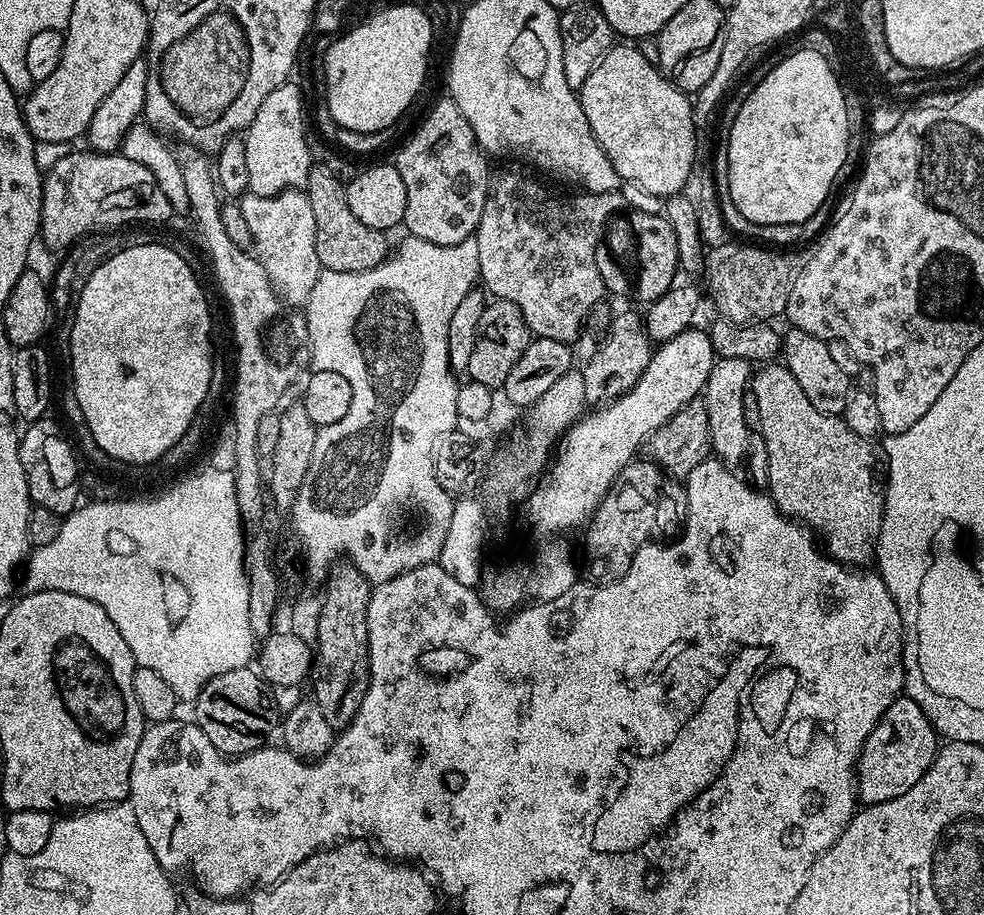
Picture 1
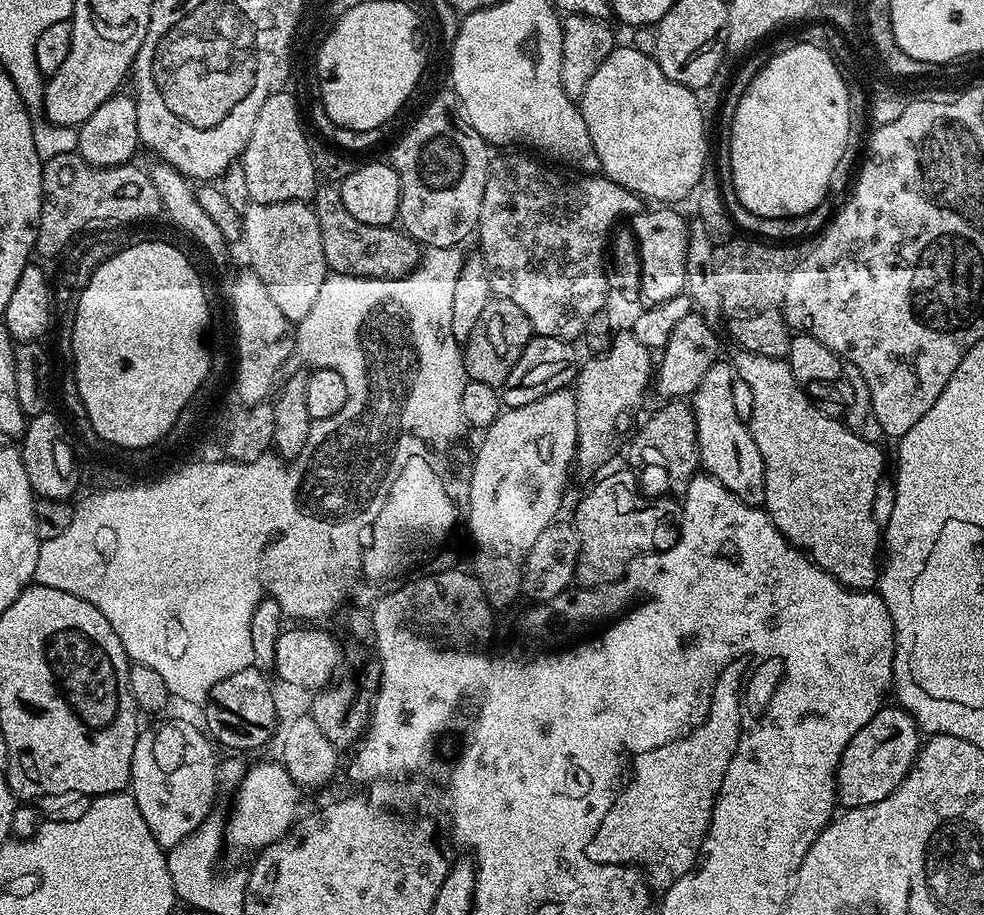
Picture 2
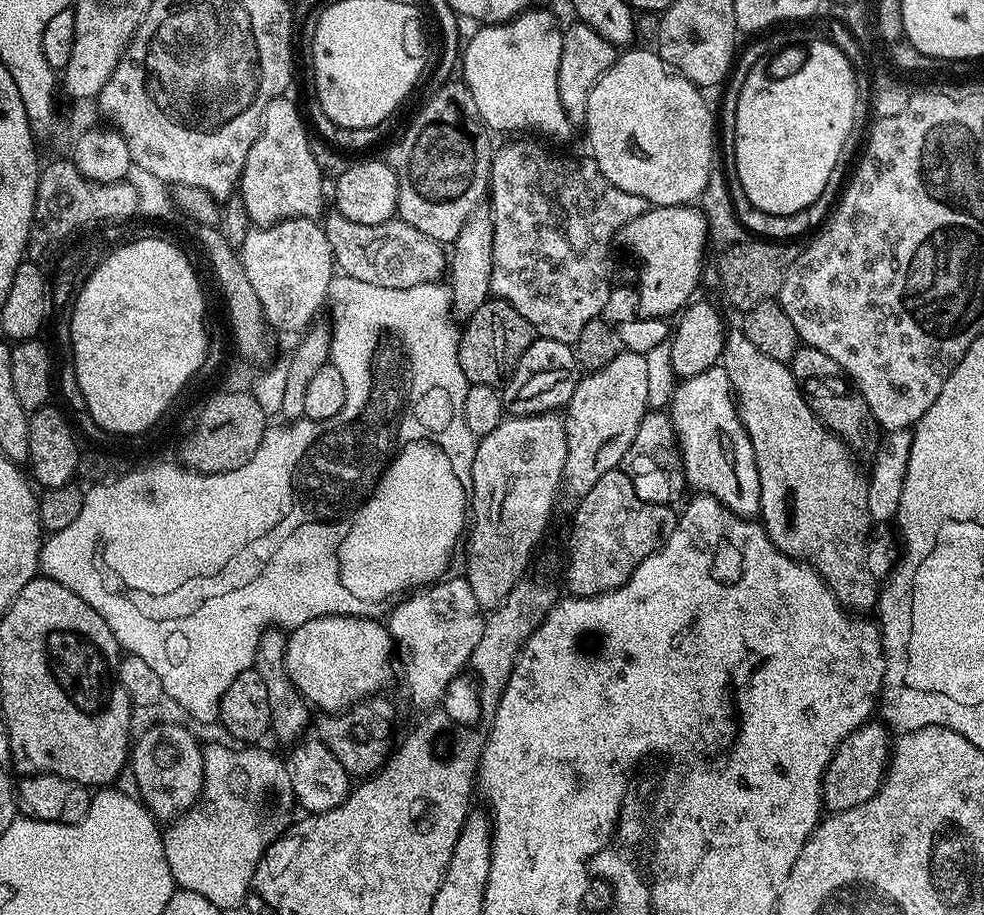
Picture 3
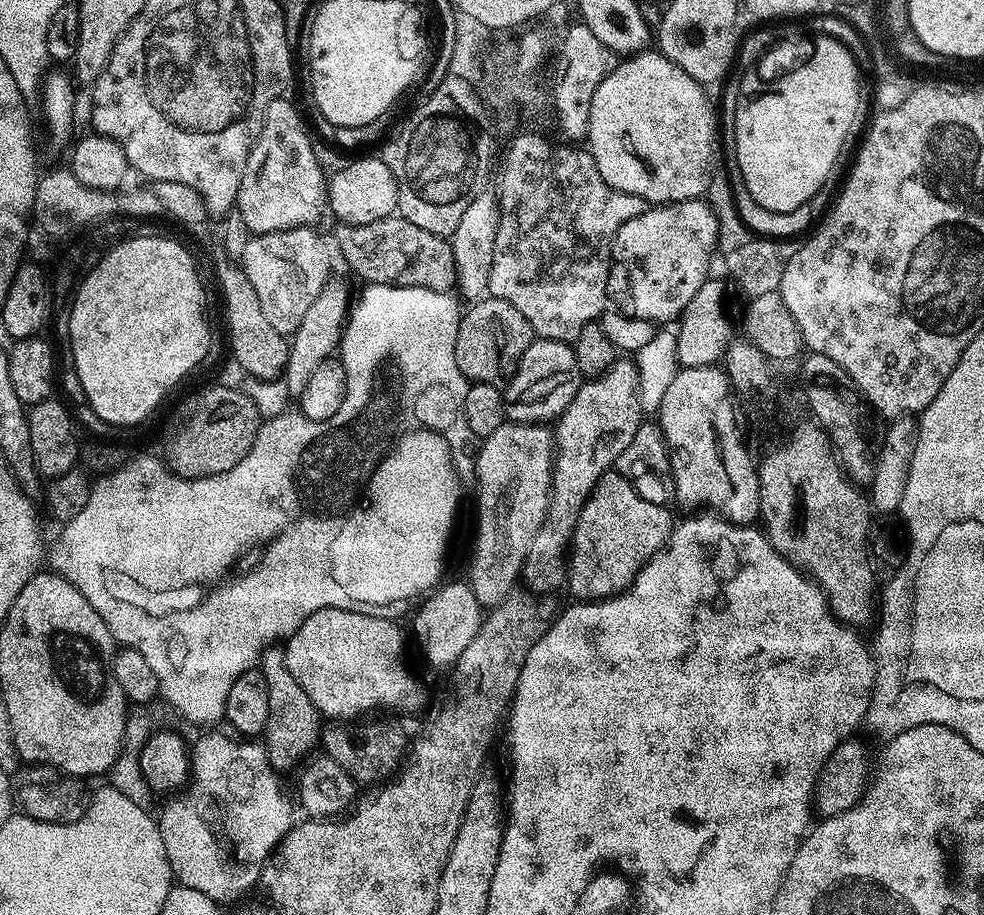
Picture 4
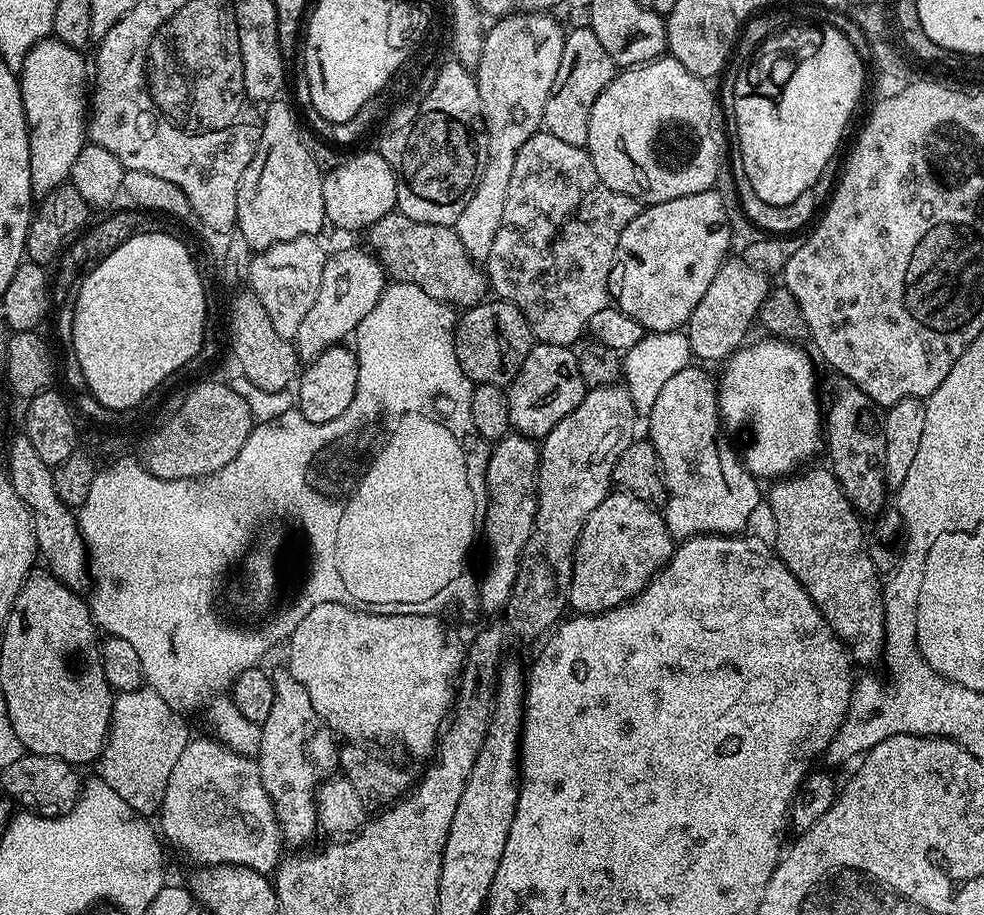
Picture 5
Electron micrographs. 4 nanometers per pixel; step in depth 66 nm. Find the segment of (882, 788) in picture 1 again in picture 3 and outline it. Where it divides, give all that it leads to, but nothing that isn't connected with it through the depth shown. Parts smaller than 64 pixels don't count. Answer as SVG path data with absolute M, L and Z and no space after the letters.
M869 722L860 728L855 728L841 744L836 747L834 754L830 758L830 762L824 771L824 781L822 782L822 804L829 813L845 812L846 810L854 810L854 806L862 806L870 798L874 798L874 794L883 784L885 775L888 771L888 762L890 759L890 735L889 729L880 722Z

